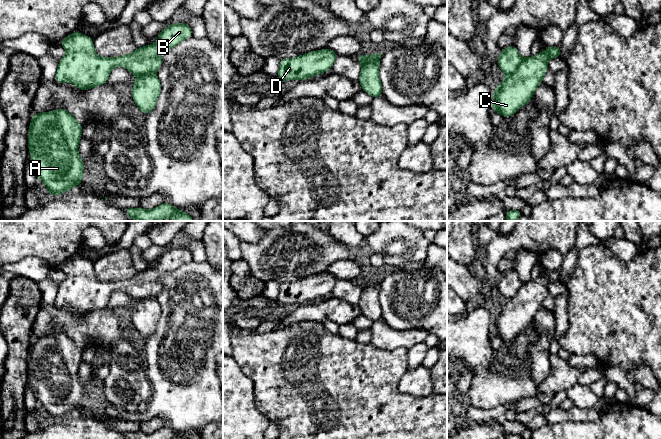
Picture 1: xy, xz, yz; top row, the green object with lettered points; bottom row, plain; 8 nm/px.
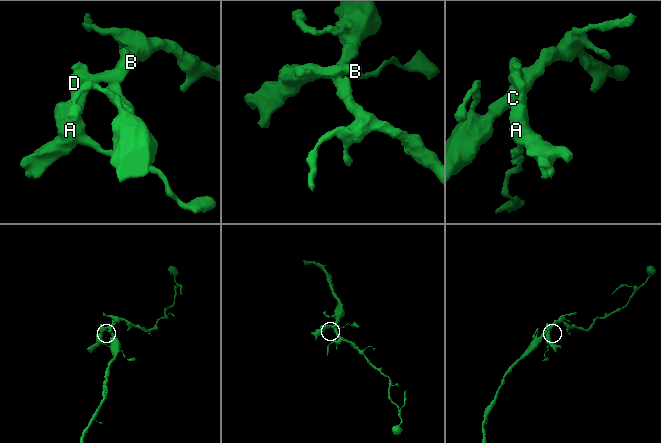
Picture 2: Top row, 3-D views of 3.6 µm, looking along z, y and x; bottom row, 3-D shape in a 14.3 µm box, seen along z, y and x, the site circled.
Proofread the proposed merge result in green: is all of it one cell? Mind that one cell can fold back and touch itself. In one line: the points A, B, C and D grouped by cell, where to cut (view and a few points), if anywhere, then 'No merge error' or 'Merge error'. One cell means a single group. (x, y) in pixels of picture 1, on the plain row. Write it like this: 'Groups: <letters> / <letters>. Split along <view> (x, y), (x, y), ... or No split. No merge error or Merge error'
Groups: A B D / C. Split along yz (523, 283), (517, 292), (506, 300). Merge error

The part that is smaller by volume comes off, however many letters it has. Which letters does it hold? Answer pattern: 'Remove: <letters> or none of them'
Remove: A, B, D

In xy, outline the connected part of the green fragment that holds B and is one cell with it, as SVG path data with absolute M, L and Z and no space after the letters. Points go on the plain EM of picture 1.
M172 247L157 259L155 268L136 272L128 279L101 281L95 277L93 262L76 254L60 266L67 278L59 284L54 303L59 308L70 306L79 314L89 314L106 308L116 290L126 292L135 300L155 297L162 289L161 275L174 272L193 257L187 248Z

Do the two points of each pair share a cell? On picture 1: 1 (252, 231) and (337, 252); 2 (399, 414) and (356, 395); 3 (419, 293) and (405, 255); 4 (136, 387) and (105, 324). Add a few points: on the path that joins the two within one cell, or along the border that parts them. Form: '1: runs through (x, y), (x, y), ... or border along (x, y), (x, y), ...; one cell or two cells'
1: border along (264, 231), (261, 238), (257, 241), (241, 242); two cells
2: runs through (388, 414), (375, 414), (367, 406); one cell
3: border along (423, 261), (386, 270); two cells
4: runs through (127, 371), (127, 365), (118, 352), (115, 340); one cell

